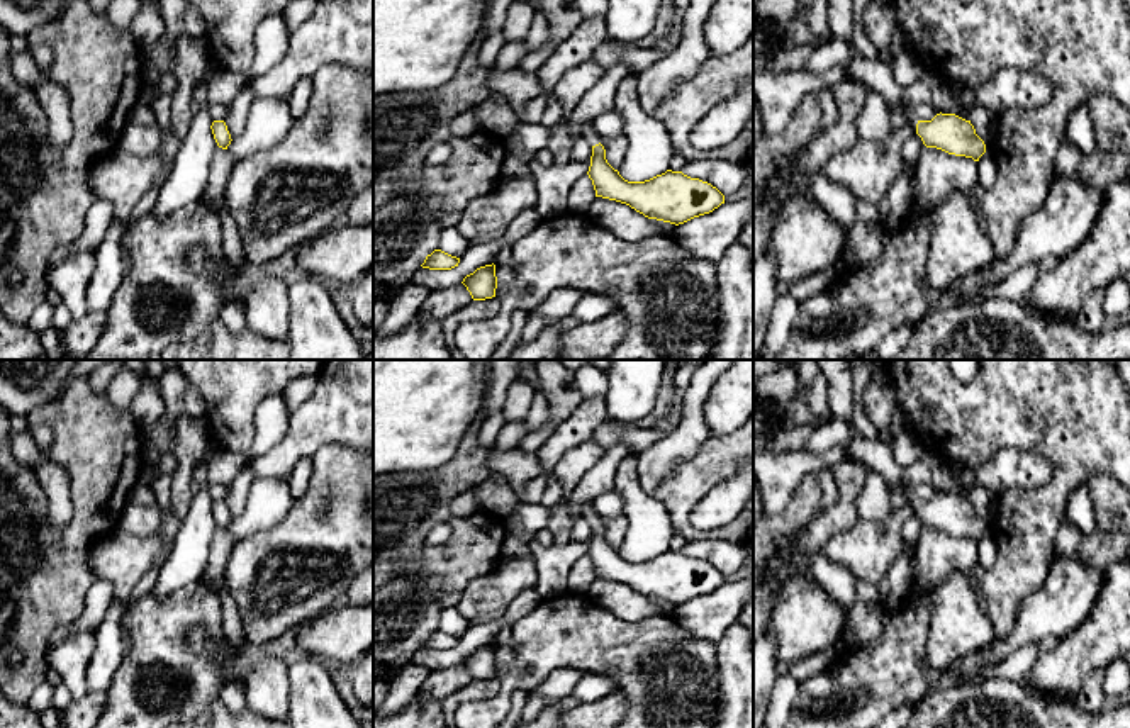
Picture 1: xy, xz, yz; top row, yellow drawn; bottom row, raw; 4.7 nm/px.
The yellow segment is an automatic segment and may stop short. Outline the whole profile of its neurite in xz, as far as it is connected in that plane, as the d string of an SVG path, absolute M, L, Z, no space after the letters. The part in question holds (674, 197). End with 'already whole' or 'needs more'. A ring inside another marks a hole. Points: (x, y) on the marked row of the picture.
M582 124L582 137L592 146L589 178L596 197L629 205L648 219L684 224L724 204L724 195L708 182L667 170L645 182L628 182L606 160L594 124Z | needs more

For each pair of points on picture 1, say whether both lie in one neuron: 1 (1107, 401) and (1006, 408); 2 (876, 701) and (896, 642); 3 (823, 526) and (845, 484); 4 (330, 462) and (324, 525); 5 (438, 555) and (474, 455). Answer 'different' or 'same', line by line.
1: same
2: same
3: same
4: same
5: same

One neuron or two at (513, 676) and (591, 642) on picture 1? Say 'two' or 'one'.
one

